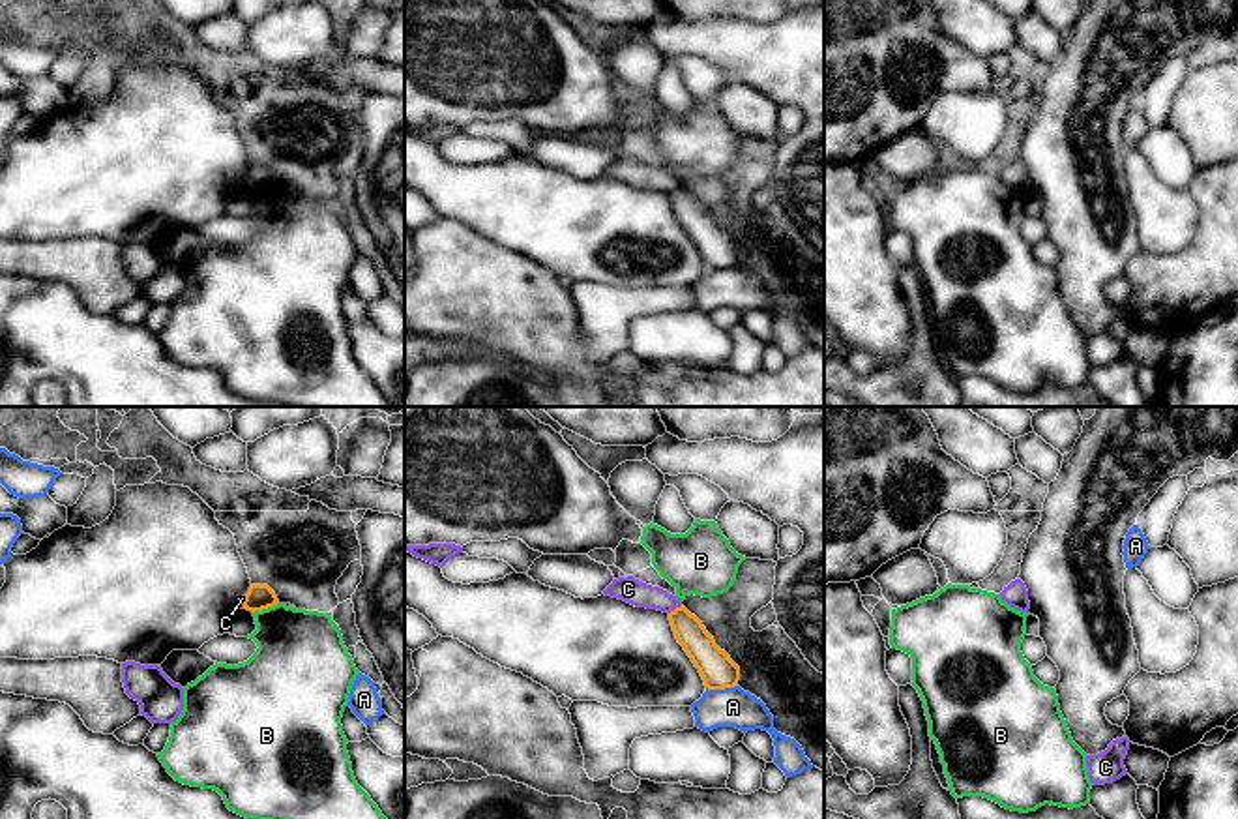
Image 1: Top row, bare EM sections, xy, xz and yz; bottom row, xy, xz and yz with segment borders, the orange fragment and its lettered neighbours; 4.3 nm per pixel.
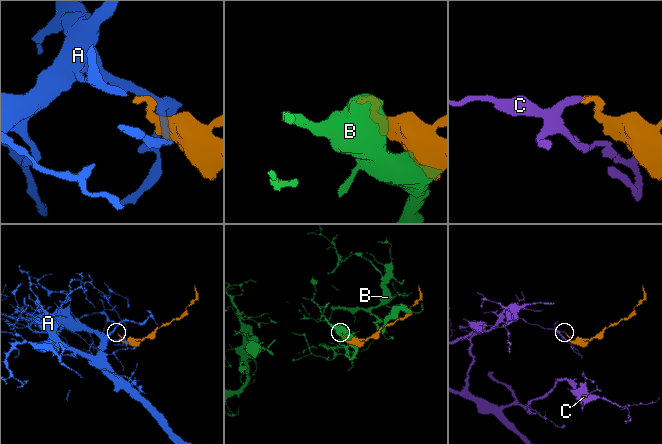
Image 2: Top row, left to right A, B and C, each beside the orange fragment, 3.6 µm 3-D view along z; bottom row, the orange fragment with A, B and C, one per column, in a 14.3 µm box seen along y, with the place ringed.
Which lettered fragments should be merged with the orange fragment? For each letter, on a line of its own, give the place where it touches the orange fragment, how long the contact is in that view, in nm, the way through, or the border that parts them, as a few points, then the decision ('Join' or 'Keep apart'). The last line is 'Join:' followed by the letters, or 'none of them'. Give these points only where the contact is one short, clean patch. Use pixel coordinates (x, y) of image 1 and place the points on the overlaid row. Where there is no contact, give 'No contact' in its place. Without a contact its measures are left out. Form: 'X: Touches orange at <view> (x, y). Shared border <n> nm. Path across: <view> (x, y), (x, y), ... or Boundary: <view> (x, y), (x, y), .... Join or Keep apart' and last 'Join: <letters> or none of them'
A: Touches orange at xz (722, 688). Shared border 140 nm. Keep apart
B: Touches orange at xy (265, 608). Shared border 120 nm. Keep apart
C: Touches orange at xz (677, 608). Shared border 70 nm. Boundary: xz (680, 604), (669, 613). Keep apart
Join: none of them

